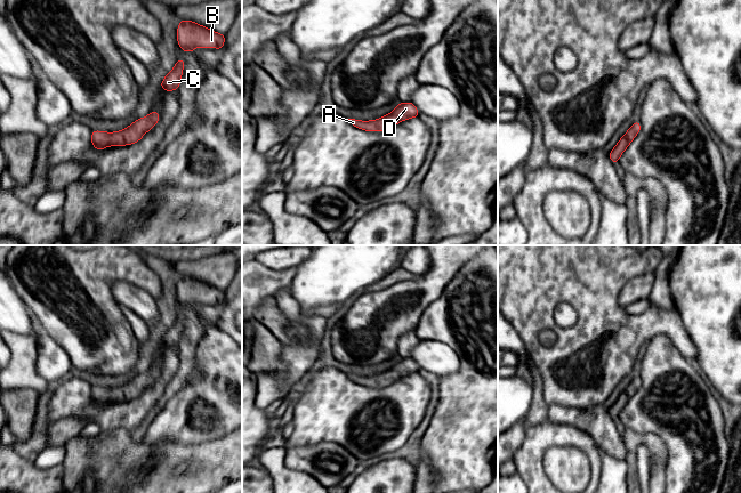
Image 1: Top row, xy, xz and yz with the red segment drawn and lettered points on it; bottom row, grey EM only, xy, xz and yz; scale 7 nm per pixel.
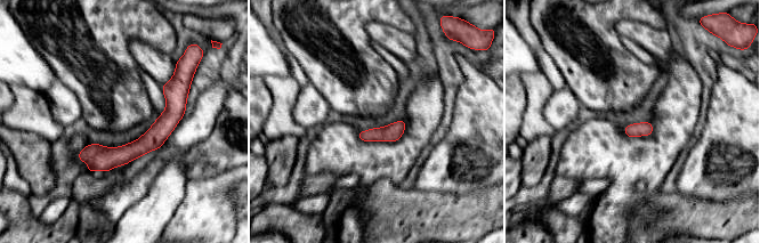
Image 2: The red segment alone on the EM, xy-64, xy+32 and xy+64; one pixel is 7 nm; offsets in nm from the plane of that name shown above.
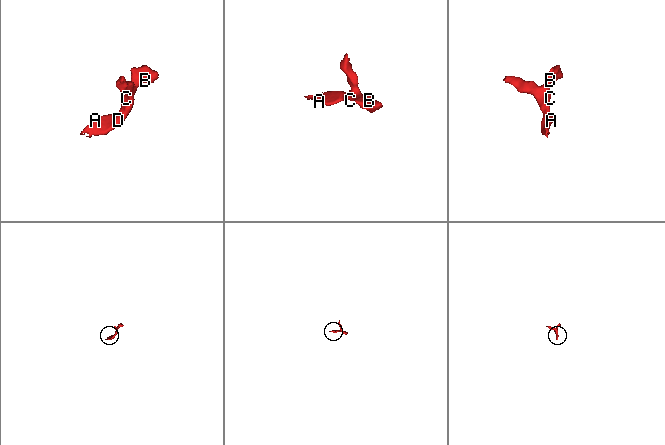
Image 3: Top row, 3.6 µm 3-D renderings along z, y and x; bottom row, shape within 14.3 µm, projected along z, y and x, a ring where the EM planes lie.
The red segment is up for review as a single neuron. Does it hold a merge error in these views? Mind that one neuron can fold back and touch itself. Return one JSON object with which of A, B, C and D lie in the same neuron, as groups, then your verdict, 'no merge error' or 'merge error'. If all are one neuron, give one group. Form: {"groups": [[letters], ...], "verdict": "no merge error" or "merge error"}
{"groups": [["A", "B", "C", "D"]], "verdict": "no merge error"}

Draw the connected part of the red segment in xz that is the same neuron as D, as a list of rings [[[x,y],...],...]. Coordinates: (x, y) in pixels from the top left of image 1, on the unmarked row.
[[[400,358],[397,363],[389,370],[380,373],[379,375],[372,377],[360,377],[355,374],[347,374],[347,377],[360,385],[365,387],[384,387],[392,385],[398,378],[403,375],[408,375],[414,372],[419,372],[420,367],[416,364],[416,362],[411,358]]]

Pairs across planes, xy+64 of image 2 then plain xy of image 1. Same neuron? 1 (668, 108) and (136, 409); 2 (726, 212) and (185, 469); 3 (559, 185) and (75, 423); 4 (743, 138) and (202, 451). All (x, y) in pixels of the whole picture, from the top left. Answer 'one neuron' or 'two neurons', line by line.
1: one neuron
2: two neurons
3: one neuron
4: two neurons

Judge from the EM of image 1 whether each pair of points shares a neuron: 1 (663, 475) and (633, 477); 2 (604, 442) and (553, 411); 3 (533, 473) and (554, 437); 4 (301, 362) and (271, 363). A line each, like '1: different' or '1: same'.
1: different
2: same
3: same
4: different

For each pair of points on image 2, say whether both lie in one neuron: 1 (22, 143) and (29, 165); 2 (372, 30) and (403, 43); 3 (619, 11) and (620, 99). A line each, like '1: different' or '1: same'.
1: same
2: same
3: same

